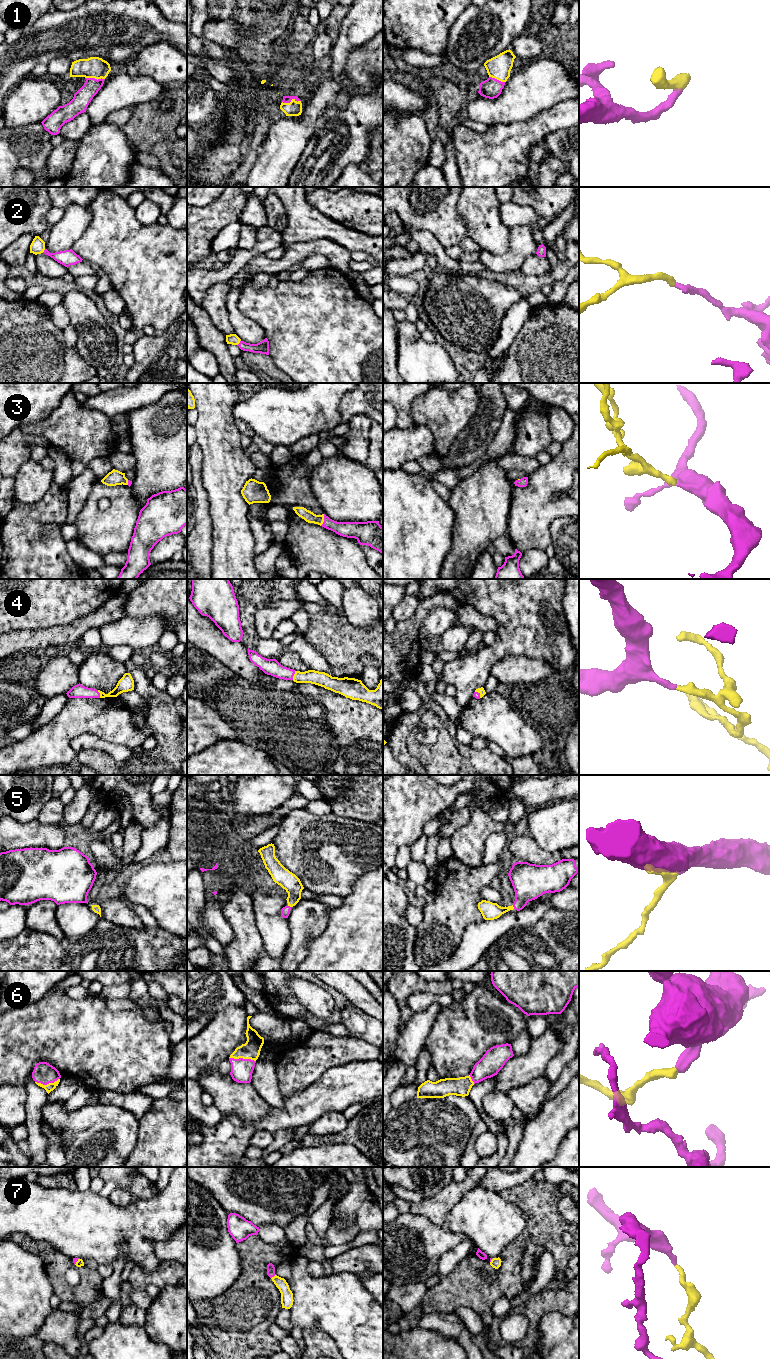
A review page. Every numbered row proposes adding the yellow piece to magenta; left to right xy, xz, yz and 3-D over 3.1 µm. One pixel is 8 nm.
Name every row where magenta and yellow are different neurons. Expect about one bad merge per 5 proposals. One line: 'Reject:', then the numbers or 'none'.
Reject: none

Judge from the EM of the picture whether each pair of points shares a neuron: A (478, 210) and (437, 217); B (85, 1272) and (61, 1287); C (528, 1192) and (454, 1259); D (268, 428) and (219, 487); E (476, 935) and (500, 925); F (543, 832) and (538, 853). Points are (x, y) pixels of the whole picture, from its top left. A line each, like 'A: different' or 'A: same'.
A: different
B: same
C: different
D: different
E: same
F: different

